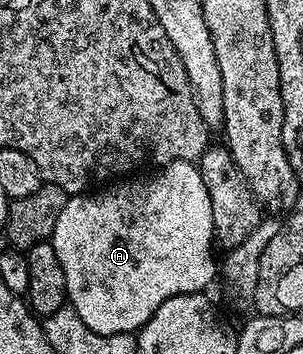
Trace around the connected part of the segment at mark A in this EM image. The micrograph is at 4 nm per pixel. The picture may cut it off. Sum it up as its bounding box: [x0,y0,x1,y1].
[51,161,218,325]

